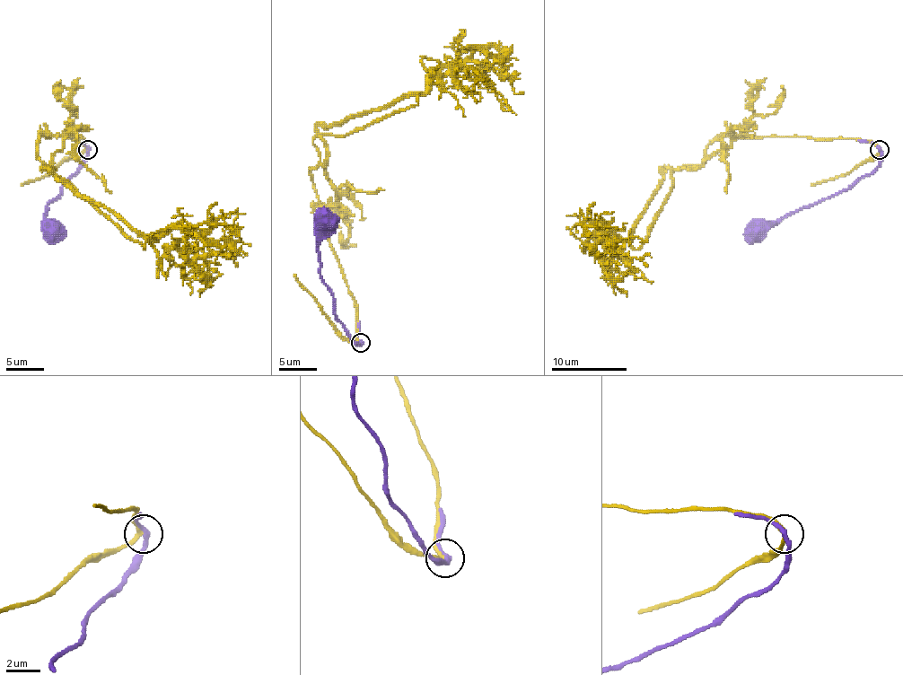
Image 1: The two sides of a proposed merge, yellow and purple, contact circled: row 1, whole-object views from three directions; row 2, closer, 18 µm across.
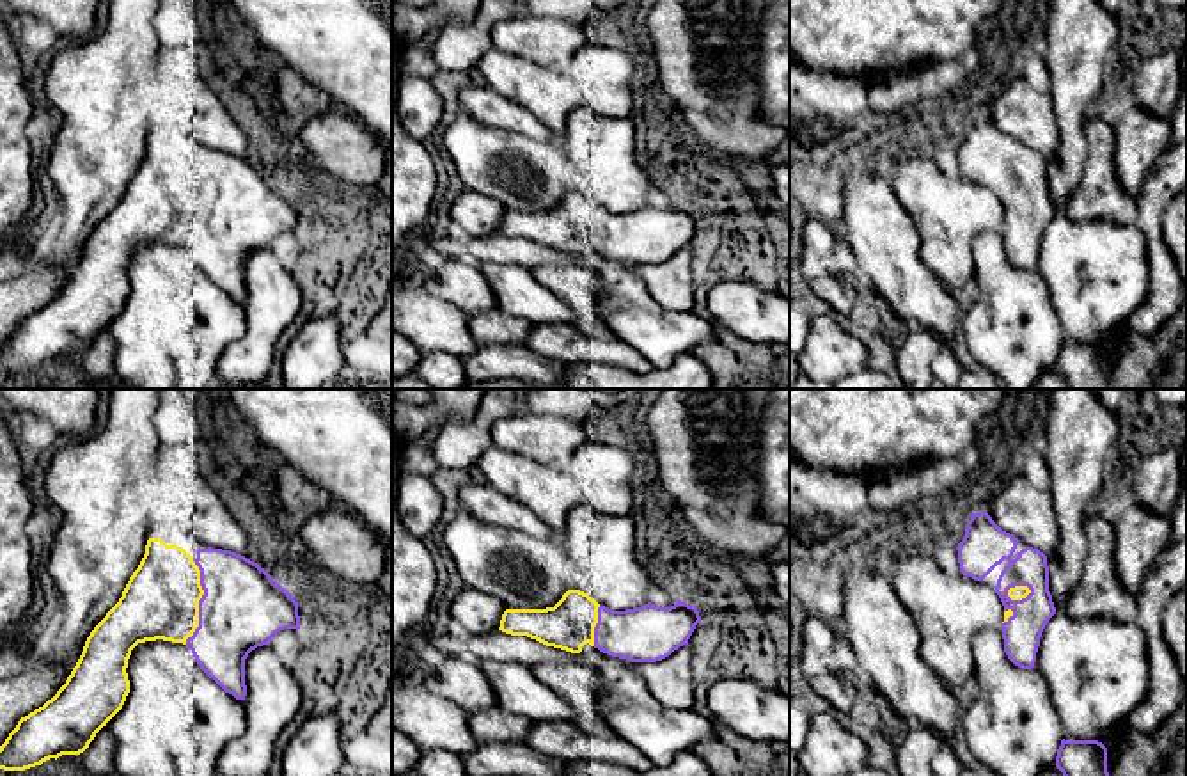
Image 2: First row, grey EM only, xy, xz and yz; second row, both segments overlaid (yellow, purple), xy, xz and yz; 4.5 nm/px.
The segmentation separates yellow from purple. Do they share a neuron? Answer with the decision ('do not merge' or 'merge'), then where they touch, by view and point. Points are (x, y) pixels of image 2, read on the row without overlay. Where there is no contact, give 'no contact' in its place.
do not merge | xy (197, 206)

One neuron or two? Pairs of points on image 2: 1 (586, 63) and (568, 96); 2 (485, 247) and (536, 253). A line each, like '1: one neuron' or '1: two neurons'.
1: two neurons
2: one neuron

